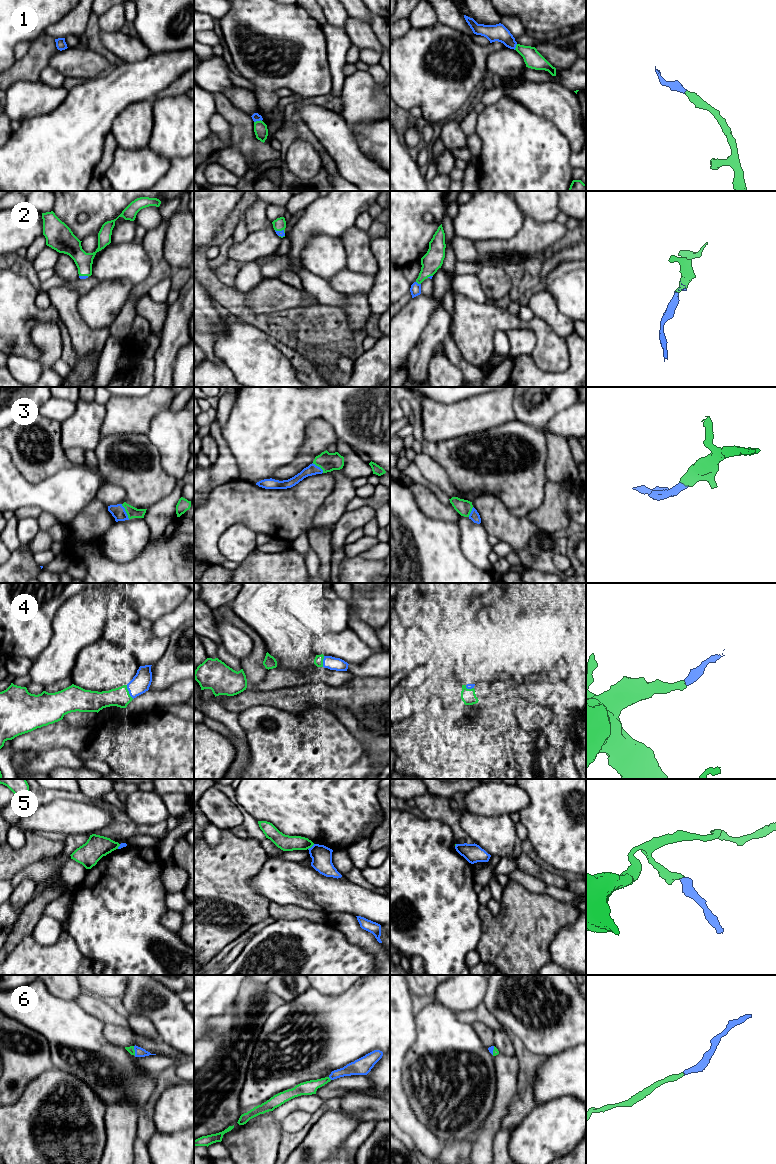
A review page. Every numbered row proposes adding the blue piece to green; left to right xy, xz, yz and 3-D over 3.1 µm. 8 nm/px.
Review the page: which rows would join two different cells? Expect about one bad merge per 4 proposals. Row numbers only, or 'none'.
5

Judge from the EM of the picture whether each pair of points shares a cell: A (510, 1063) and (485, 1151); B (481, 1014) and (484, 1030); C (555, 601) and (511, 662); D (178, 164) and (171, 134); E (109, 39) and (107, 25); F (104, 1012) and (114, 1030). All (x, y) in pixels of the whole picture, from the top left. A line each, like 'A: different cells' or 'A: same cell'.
A: same cell
B: different cells
C: different cells
D: different cells
E: different cells
F: different cells

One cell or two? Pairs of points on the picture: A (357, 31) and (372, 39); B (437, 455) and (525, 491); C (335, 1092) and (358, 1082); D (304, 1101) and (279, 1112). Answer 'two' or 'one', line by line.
A: one
B: one
C: one
D: one

